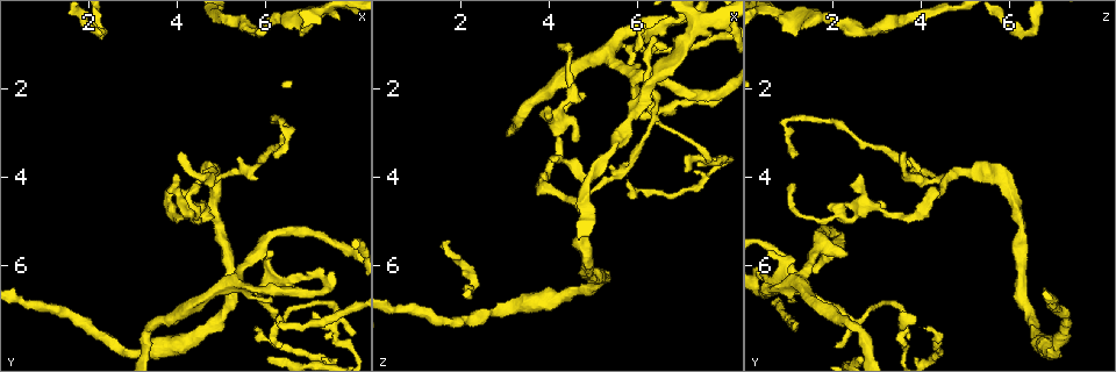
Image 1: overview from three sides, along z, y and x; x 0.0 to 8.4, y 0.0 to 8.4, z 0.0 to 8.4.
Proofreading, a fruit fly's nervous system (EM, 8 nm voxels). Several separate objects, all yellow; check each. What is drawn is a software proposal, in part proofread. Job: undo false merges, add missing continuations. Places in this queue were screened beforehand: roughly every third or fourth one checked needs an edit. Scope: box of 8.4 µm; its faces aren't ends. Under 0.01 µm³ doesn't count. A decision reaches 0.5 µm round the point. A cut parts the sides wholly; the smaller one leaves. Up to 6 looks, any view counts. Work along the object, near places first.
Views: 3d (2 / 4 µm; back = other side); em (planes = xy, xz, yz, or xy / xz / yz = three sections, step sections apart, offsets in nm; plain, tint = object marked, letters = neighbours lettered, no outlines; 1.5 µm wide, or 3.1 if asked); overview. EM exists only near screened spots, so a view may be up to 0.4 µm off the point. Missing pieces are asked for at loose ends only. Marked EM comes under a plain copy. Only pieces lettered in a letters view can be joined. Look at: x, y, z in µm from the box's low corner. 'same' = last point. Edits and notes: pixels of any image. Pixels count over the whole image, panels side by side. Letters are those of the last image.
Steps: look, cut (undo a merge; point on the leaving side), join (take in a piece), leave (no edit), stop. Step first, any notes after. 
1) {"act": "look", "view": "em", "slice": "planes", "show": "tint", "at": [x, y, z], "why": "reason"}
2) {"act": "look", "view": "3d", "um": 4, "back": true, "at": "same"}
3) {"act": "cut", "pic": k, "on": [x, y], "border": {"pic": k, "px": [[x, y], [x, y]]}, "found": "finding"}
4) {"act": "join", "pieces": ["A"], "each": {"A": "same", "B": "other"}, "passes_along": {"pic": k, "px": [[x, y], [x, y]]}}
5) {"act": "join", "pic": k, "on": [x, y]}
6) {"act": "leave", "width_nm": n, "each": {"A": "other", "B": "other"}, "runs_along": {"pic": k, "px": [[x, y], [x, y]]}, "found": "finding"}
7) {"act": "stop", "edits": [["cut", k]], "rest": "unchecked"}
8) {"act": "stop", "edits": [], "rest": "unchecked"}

{"act": "look", "view": "em", "slice": "yz", "step": 8, "show": "letters", "at": [6.35, 2.80, 0.95]}

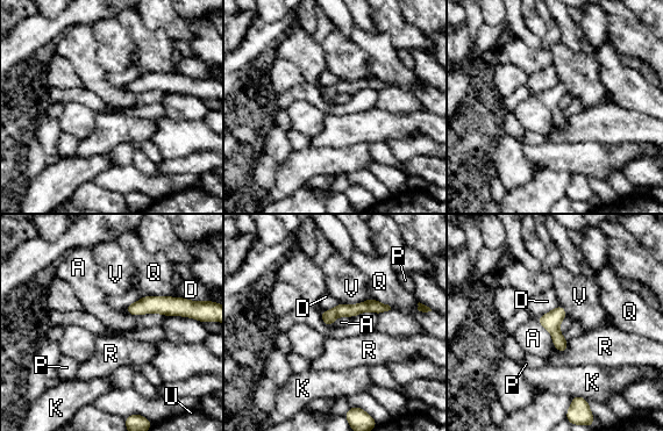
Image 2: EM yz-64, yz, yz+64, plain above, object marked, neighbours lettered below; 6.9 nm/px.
{"act": "look", "view": "em", "slice": "planes", "show": "letters", "at": "same"}

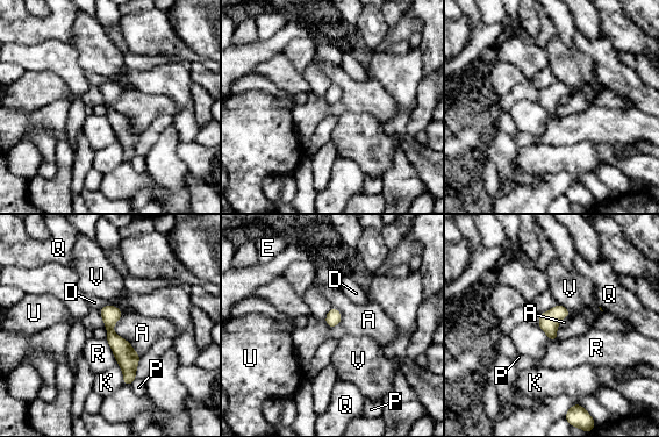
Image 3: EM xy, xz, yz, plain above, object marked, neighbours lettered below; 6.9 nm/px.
{"act": "leave", "width_nm": 110, "longest_contact_nm": ["A", 320], "each": {"A": "other", "D": "other", "E": "other", "K": "other", "P": "other", "Q": "other", "R": "other", "U": "other", "V": "other"}, "found": "continuous, no second neuron"}

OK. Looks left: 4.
{"act": "look", "view": "em", "slice": "xz", "step": 4, "show": "tint", "at": [6.15, 5.65, 0.50], "why": "thin end"}

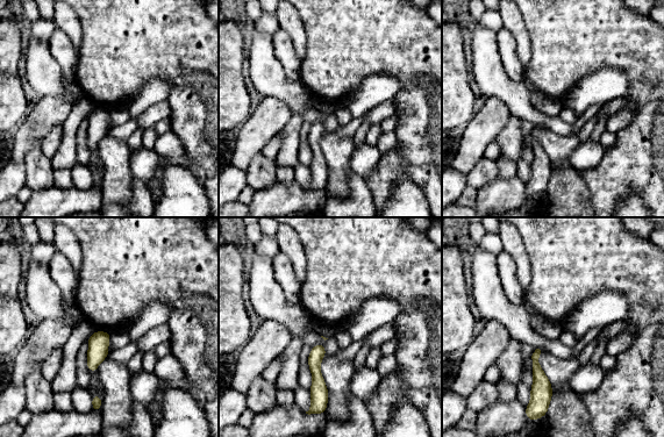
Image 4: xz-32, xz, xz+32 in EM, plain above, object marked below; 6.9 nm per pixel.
{"act": "look", "view": "em", "slice": "planes", "show": "letters", "at": "same"}

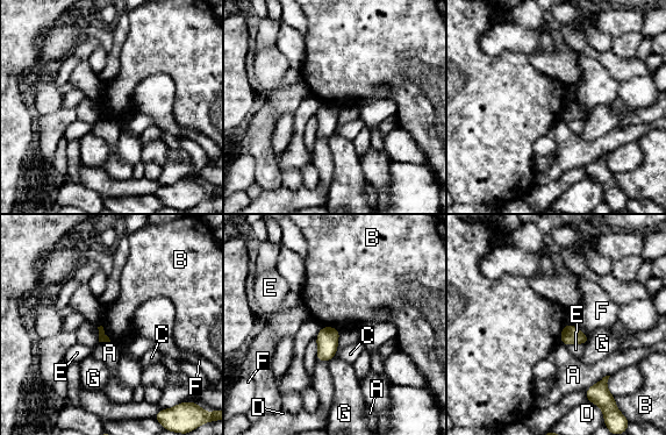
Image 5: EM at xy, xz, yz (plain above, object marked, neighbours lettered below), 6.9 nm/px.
{"act": "leave", "each": {"A": "other", "B": "other", "C": "other", "D": "other", "E": "other", "F": "other", "G": "other"}, "border": {"pic": 5, "px": [[98, 326], [102, 327], [110, 341]]}, "found": "no lettered piece goes on from it"}

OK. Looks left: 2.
{"act": "look", "view": "em", "slice": "xy", "step": 8, "show": "letters", "at": [6.30, 7.25, 1.15], "why": "long arm stops here"}

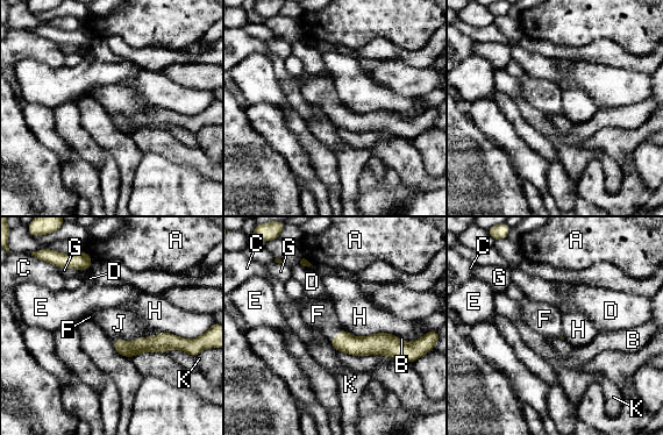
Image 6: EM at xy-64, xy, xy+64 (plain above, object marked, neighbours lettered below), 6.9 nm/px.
{"act": "join", "pieces": ["F"], "each": {"A": "other", "B": "other", "C": "other", "D": "other", "E": "other", "F": "same", "G": "other", "H": "other", "J": "other", "K": "other"}, "passes_along": {"pic": 6, "px": [[372, 344], [337, 336], [318, 314]]}, "found": "the neuron continues"}

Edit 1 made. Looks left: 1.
{"act": "stop", "edits": [["join", 6]], "rest": "unchecked"}

